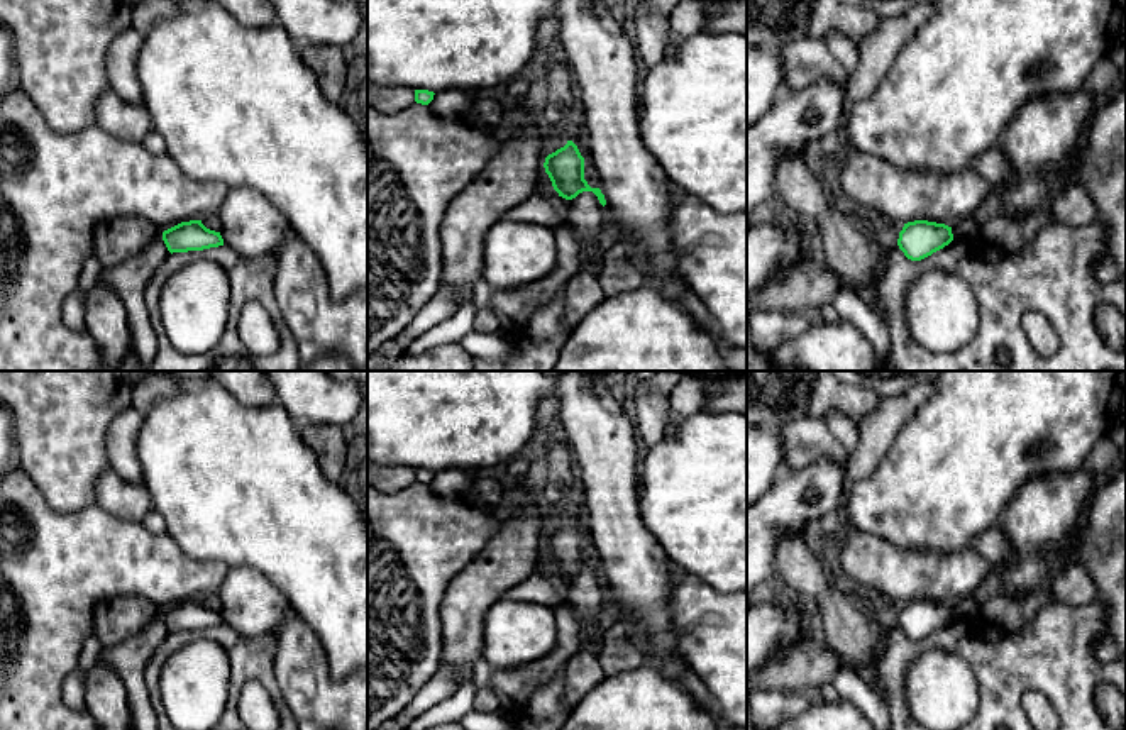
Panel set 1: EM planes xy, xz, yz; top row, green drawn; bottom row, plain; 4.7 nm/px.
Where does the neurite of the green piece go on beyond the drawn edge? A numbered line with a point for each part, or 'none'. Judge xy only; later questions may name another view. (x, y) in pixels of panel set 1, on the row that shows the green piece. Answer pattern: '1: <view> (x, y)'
none

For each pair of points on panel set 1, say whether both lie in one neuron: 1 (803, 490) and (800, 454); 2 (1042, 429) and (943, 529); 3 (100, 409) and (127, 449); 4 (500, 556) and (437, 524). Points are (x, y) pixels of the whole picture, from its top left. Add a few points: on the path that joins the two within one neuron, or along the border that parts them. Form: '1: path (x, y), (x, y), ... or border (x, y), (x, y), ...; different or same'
1: border (842, 468), (830, 459), (818, 459), (784, 470); different
2: path (1016, 453), (965, 503); same
3: border (131, 405), (115, 417), (109, 431), (112, 466); different
4: border (503, 524), (456, 576); different

